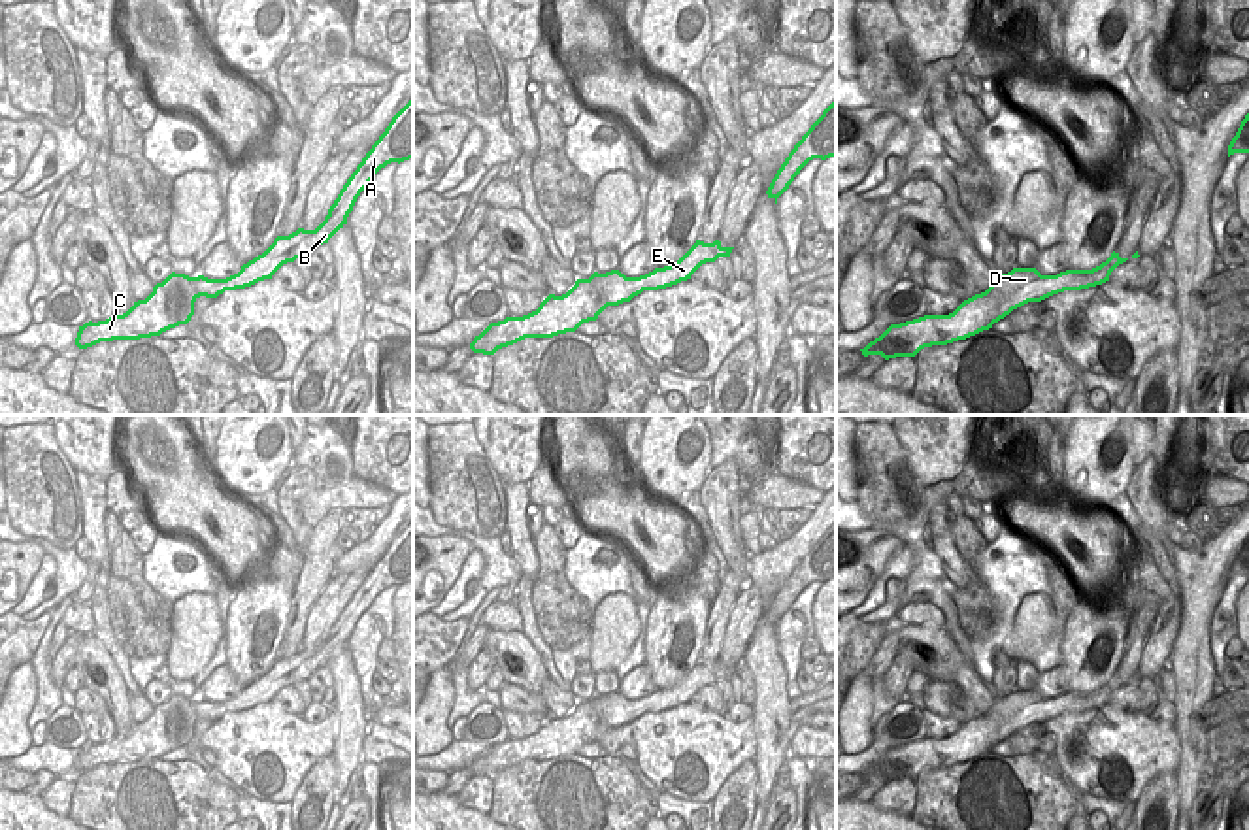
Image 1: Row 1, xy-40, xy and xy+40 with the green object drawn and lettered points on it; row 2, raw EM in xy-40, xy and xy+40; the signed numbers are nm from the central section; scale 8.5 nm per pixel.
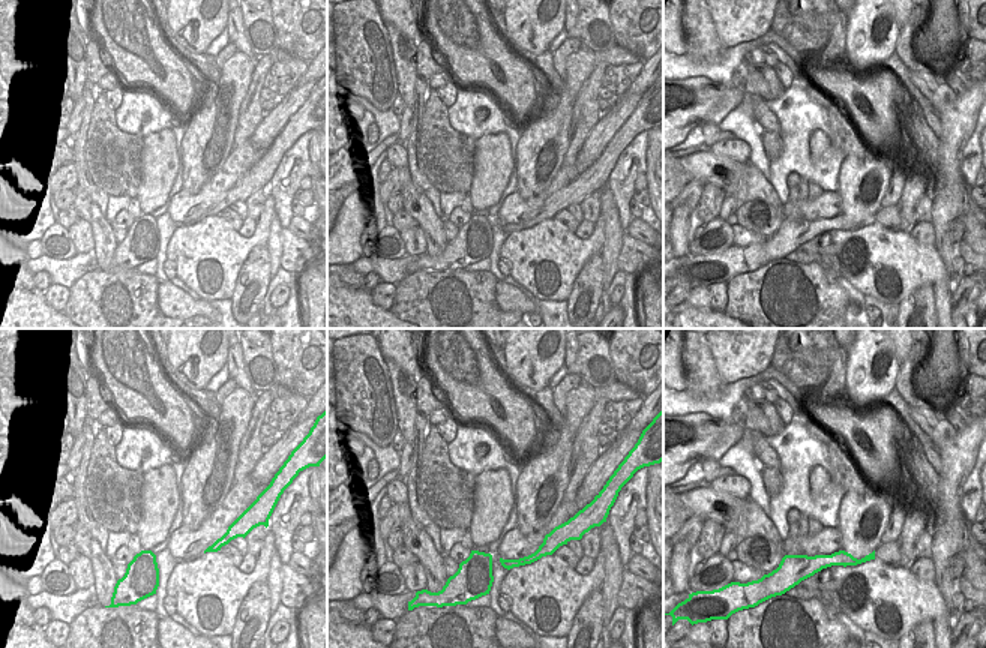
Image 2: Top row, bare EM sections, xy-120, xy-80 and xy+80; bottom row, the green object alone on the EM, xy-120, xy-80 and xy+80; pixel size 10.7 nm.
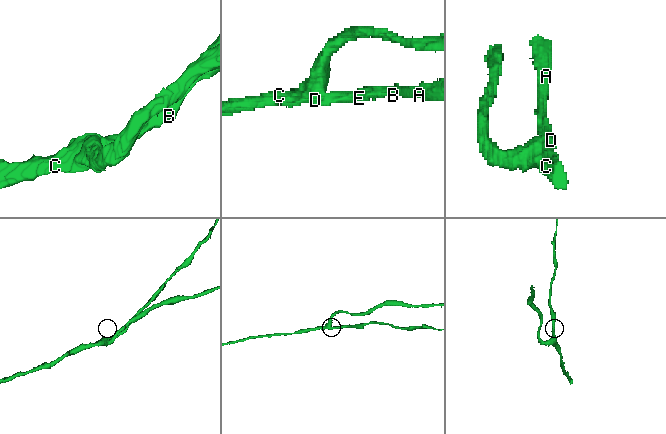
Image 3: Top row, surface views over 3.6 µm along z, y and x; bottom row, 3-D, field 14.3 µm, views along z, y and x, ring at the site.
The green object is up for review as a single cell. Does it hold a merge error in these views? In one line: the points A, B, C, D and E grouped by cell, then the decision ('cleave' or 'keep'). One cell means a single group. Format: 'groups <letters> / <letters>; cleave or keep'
groups A B D E / C; cleave

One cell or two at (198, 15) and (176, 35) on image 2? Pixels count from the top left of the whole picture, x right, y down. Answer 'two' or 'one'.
one

